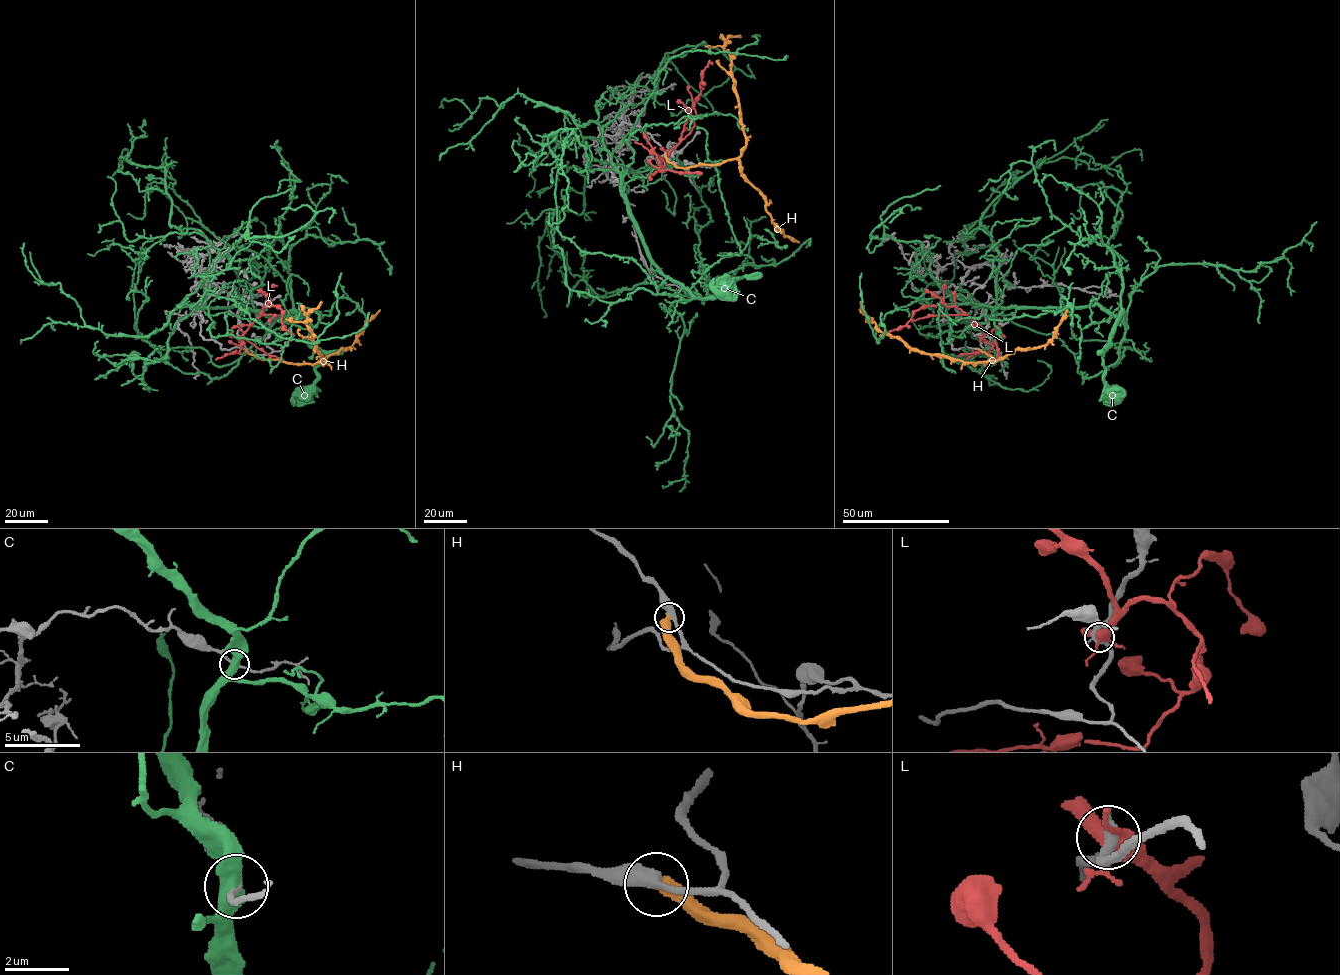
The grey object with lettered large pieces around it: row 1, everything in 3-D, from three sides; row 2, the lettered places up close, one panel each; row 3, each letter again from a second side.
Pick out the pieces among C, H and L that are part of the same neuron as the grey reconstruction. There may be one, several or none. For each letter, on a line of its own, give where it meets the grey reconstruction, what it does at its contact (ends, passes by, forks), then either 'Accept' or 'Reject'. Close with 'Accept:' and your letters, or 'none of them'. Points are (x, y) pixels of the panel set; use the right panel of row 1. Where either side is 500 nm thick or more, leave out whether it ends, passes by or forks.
C: Touches grey at (999, 254). Reject
H: Touches grey at (978, 349). It ends there. Reject
L: Touches grey at (981, 338). It forks there. Reject
Accept: none of them

